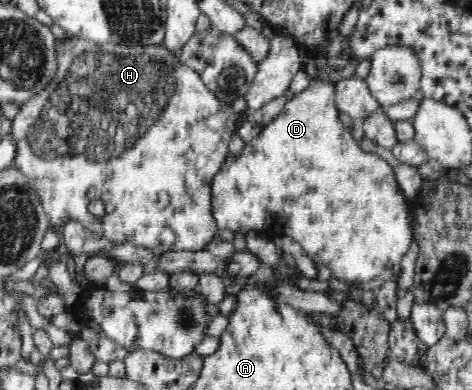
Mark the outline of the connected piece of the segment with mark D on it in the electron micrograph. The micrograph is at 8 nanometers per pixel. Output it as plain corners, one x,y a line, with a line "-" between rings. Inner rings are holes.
311,78
309,86
301,94
295,95
285,104
275,119
262,127
261,132
237,156
227,154
221,168
214,174
211,182
211,208
217,230
251,232
251,230
269,230
272,236
291,236
303,248
314,262
321,262
331,270
333,277
348,284
352,282
371,282
379,274
385,275
410,248
413,238
413,225
409,220
409,201
403,194
396,179
394,168
379,154
376,149
363,151
360,142
353,139
351,132
339,121
340,112
336,108
334,83
327,79

